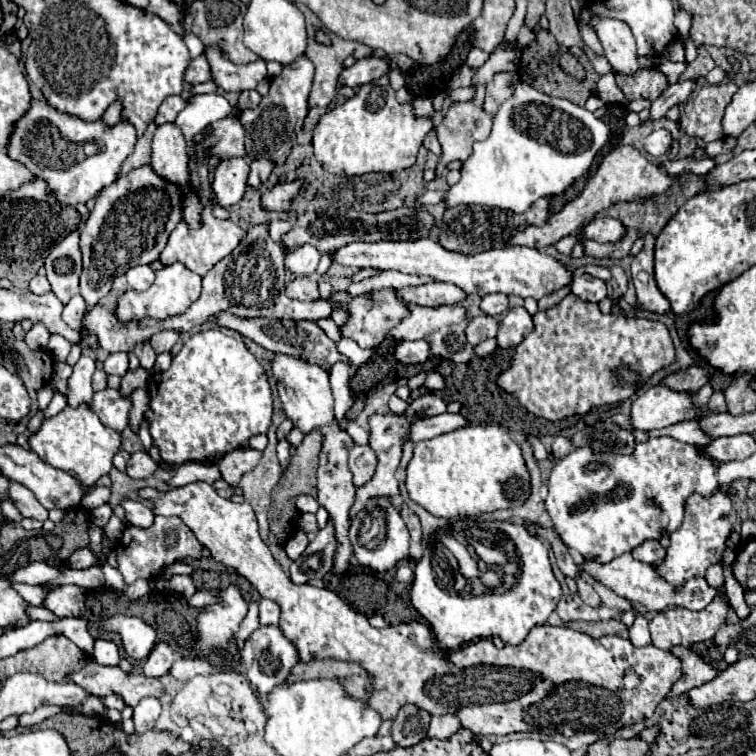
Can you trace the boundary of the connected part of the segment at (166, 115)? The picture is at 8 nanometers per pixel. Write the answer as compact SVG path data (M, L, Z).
M168 96L162 102L162 106L158 108L158 114L156 114L156 120L154 120L156 126L166 124L166 122L174 122L176 116L178 116L178 112L184 110L184 106L186 106L186 102L180 96Z

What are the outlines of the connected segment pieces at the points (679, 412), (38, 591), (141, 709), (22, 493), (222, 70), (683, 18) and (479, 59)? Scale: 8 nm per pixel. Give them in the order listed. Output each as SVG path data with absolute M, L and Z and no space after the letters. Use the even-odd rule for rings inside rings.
M662 384L646 390L632 402L630 410L630 424L636 430L650 432L656 428L672 426L684 420L696 420L698 416L708 414L696 412L692 408L692 396L674 392Z
M16 584L14 588L16 588L16 590L20 592L20 596L22 596L26 602L30 602L32 606L42 606L44 600L46 600L46 596L48 596L48 592L52 590L50 586L30 586L30 584Z
M144 698L138 702L138 706L134 706L134 728L136 732L146 732L146 730L152 730L158 716L160 716L160 702L158 698Z
M12 482L10 484L10 496L16 502L16 508L22 512L24 518L32 520L48 520L48 510L36 500L36 496L22 484Z
M216 46L206 48L206 58L212 68L214 82L224 88L226 92L242 92L242 90L254 90L260 80L266 78L266 62L258 58L256 62L236 66L230 60L222 56L222 52Z
M680 10L676 12L676 28L678 28L678 36L680 36L680 42L684 44L690 36L690 24L692 24L692 18L688 12Z
M472 48L472 50L468 52L466 64L468 64L470 68L480 68L486 60L488 60L488 54L486 54L484 50L480 50L480 48Z

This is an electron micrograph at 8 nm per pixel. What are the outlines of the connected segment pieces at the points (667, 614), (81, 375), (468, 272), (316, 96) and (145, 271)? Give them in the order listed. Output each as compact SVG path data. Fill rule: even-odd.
M716 596L708 608L692 612L686 608L662 610L650 622L652 644L660 650L670 650L672 646L690 646L696 642L710 640L716 630L726 622L724 596Z
M82 356L78 360L78 364L74 366L74 372L72 376L68 378L68 406L76 408L80 404L90 404L92 402L92 374L94 374L96 366L94 366L94 360L90 356Z
M432 236L420 238L420 240L378 240L376 244L368 242L352 242L344 248L338 248L336 252L328 252L332 262L342 266L356 266L356 268L376 268L376 270L398 270L402 274L418 274L418 276L432 276L440 282L452 282L460 286L466 294L516 294L522 298L536 298L540 300L544 294L550 294L564 284L570 282L572 274L570 270L554 260L548 254L538 252L536 248L526 246L506 246L506 248L494 248L490 252L480 252L474 256L464 256L458 252L444 250Z
M296 4L296 6L298 6L298 10L304 14L306 21L307 48L305 55L308 56L308 60L310 60L310 62L314 64L314 68L316 68L312 92L310 92L310 96L308 96L308 106L310 106L310 108L312 108L312 106L328 106L328 104L334 100L334 96L336 96L336 80L338 80L340 72L344 70L342 62L344 62L348 56L354 56L356 60L366 58L366 56L370 56L374 50L368 48L366 44L360 44L360 42L342 40L340 36L336 36L336 34L332 34L332 32L326 32L326 36L330 38L330 46L324 46L324 44L316 42L316 32L318 32L318 30L324 30L322 22L318 20L318 16L316 16L308 6L304 6L304 4Z
M134 266L126 272L126 278L128 278L128 284L130 288L134 290L144 290L152 284L154 280L154 270L150 266Z

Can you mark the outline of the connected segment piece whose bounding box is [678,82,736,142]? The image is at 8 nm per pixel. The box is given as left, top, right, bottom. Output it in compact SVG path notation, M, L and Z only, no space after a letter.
M722 82L716 86L704 86L684 108L678 124L689 136L700 138L704 142L714 142L722 138L722 102L730 102L736 92L734 82Z

